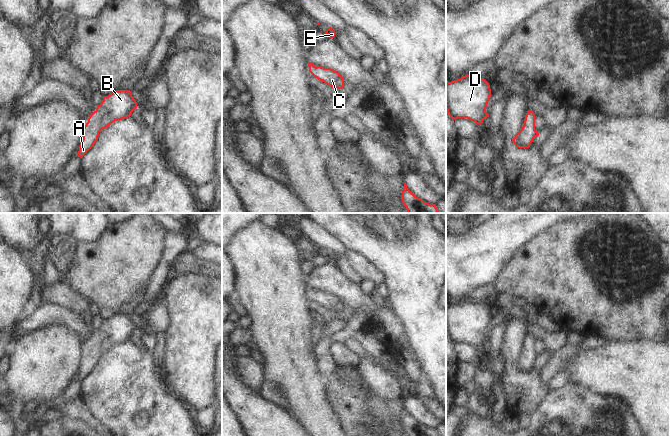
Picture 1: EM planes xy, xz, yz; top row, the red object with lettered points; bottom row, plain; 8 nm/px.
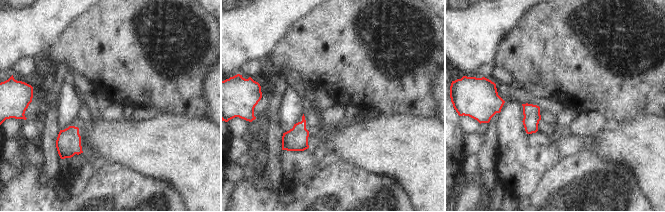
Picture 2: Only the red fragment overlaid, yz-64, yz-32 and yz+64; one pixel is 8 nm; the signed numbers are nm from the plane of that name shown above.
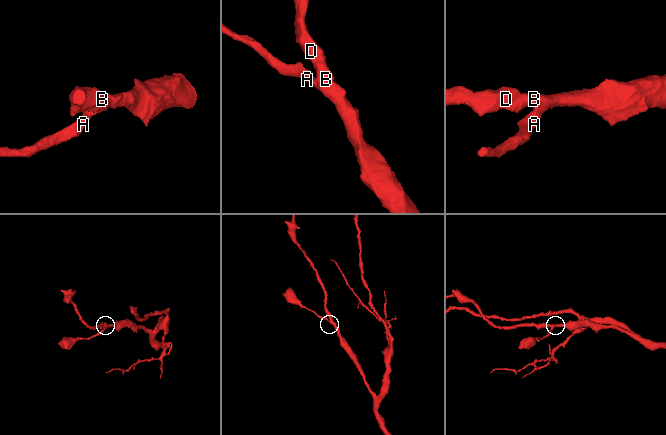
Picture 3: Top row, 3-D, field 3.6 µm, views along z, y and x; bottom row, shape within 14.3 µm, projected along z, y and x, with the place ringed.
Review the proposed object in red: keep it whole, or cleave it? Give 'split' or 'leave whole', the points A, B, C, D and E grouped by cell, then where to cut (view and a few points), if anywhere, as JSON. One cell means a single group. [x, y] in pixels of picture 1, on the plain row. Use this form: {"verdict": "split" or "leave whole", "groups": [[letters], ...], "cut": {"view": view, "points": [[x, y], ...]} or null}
{"verdict": "leave whole", "groups": [["A", "B", "C", "D", "E"]], "cut": null}

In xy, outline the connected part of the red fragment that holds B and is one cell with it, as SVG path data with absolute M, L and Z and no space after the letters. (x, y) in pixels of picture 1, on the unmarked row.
M117 314L103 320L103 325L89 340L83 352L83 363L77 380L82 382L94 370L102 353L115 345L130 341L136 332L137 326L130 314Z

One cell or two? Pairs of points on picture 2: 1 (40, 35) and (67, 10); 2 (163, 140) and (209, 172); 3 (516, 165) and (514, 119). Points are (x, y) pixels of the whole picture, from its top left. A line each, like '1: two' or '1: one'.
1: one
2: one
3: one

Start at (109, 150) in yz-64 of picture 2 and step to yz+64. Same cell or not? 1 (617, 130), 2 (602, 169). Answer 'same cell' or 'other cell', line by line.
1: same cell
2: other cell

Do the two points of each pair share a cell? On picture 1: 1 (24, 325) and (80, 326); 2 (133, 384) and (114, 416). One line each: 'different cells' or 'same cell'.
1: same cell
2: same cell

